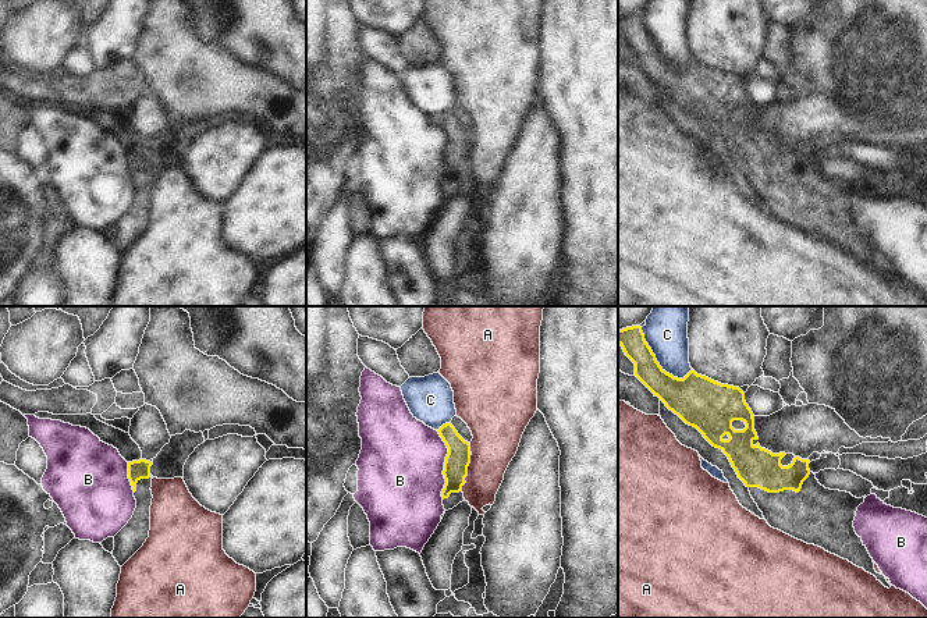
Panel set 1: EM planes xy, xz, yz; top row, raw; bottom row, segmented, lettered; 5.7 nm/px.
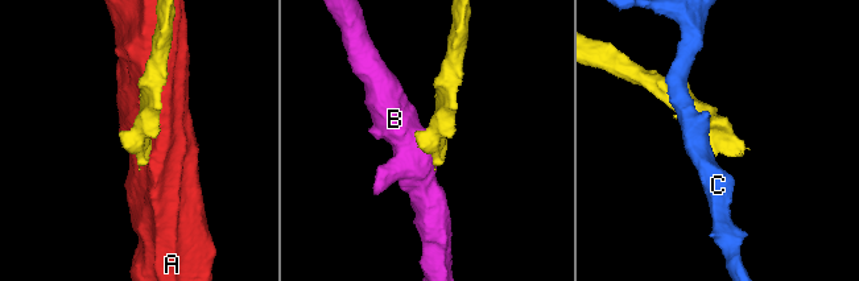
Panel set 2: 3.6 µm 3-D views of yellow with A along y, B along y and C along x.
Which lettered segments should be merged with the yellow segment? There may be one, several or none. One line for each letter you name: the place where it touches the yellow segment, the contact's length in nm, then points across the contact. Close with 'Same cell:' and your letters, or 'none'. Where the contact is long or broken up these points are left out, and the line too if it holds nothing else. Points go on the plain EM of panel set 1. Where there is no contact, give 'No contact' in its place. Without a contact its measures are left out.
Same cell: none

